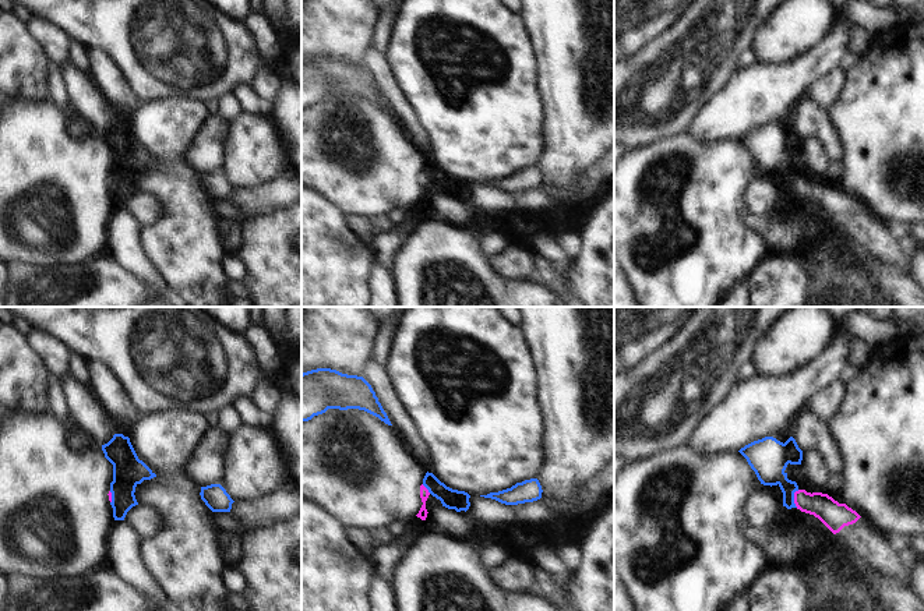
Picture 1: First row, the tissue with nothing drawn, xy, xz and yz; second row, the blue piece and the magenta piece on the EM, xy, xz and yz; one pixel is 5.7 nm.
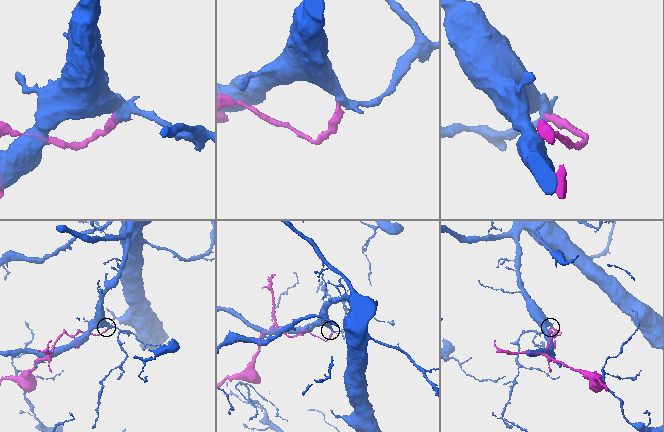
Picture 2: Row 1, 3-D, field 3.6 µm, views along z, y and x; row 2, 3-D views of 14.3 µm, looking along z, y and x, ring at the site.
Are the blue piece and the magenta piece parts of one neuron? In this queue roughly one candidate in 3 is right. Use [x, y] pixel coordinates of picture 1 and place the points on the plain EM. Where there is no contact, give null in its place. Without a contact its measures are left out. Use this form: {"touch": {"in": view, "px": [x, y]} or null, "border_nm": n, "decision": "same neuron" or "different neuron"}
{"touch": {"in": "yz", "px": [793, 186]}, "border_nm": 110, "decision": "different neuron"}

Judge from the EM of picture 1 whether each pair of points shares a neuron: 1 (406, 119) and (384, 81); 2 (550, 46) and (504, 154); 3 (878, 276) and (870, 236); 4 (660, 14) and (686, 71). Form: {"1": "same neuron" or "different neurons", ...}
{"1": "same neuron", "2": "different neurons", "3": "different neurons", "4": "different neurons"}

